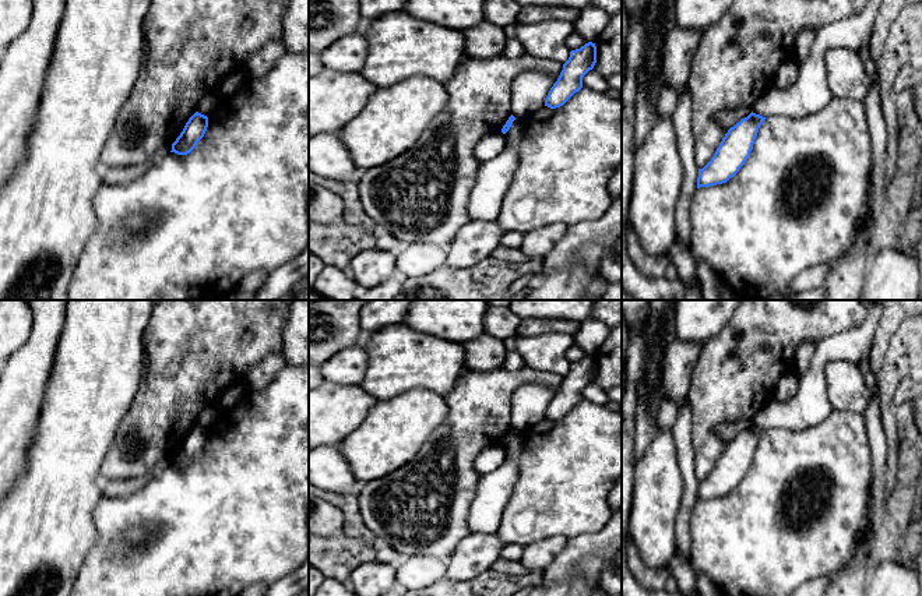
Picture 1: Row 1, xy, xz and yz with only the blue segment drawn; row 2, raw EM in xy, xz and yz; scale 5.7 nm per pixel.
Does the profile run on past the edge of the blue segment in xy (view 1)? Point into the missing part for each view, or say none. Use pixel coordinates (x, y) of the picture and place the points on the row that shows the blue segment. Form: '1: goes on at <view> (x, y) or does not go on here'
1: does not go on here

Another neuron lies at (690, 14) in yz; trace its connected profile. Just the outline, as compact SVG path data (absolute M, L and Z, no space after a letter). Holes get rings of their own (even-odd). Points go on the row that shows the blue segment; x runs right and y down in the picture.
M675 0L676 25L701 33L719 21L733 0Z

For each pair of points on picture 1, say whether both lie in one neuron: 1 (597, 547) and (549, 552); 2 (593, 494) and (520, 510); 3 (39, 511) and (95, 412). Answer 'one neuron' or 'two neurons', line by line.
1: two neurons
2: one neuron
3: one neuron

